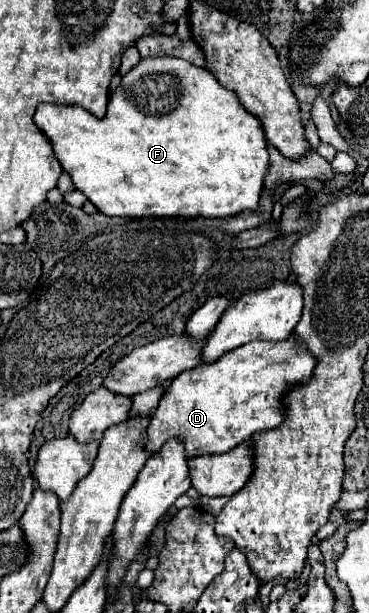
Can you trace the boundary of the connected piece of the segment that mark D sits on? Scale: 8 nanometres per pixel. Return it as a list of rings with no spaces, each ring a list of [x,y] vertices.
[[[290,336],[282,342],[248,342],[220,356],[214,364],[196,366],[176,376],[150,416],[144,450],[158,454],[170,438],[184,442],[186,458],[220,454],[246,442],[252,434],[282,422],[278,398],[290,382],[304,382],[314,370],[314,356]]]

